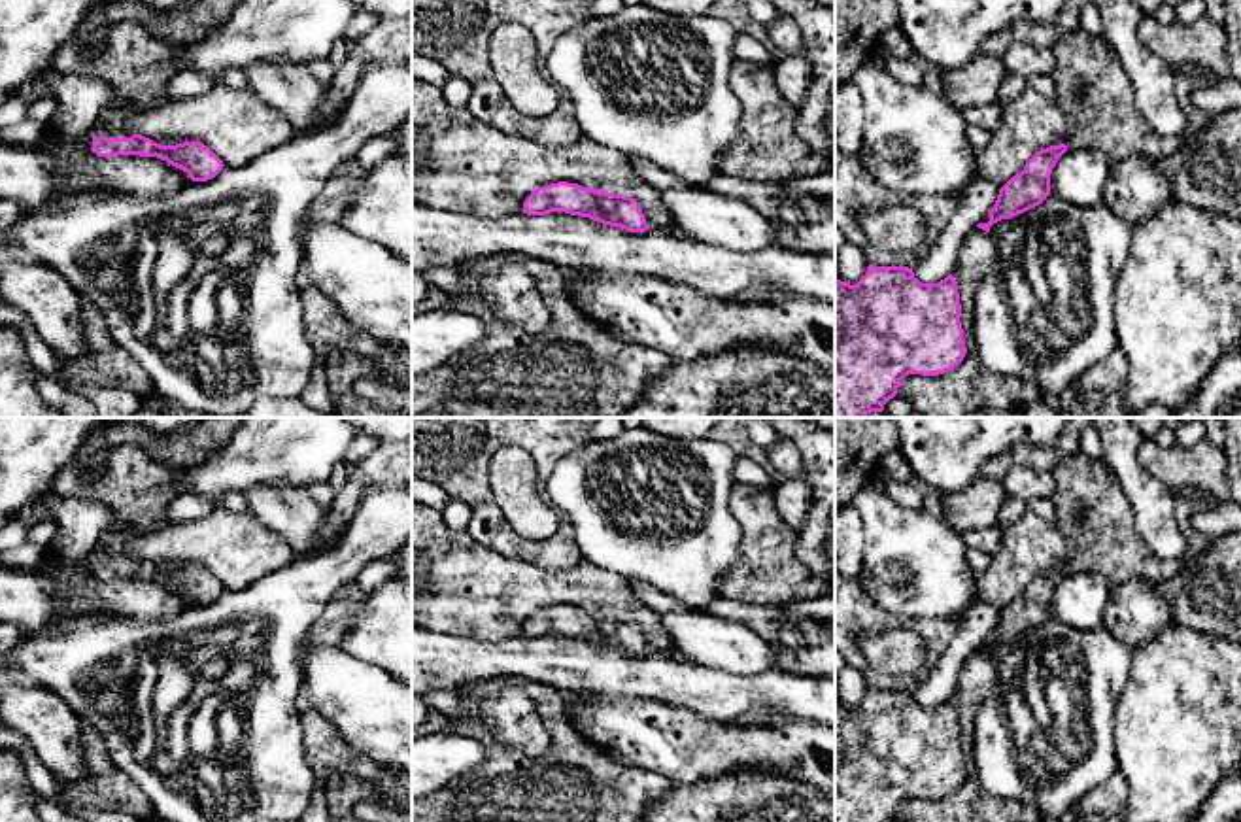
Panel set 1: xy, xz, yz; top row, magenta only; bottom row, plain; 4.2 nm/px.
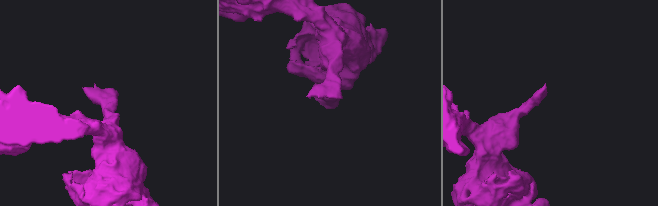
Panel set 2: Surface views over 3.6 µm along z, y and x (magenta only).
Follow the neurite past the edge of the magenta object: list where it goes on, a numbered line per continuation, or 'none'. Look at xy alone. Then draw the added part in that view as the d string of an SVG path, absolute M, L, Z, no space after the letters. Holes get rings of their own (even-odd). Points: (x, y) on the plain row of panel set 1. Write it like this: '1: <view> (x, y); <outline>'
1: xy (110, 556); M94 552L94 559L130 561L132 557L121 552Z

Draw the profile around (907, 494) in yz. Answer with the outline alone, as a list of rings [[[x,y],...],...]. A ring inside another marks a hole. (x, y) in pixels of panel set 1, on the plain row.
[[[876,469],[869,482],[869,486],[876,488],[878,491],[882,491],[886,497],[890,497],[892,501],[895,501],[901,506],[907,508],[922,508],[924,505],[924,493],[920,491],[920,488],[907,480],[907,482],[895,482],[892,478],[888,478],[880,469]]]

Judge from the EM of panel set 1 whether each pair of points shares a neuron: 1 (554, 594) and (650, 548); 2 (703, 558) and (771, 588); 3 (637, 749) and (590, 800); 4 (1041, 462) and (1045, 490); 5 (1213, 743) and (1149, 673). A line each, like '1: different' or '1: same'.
1: different
2: different
3: different
4: different
5: same

